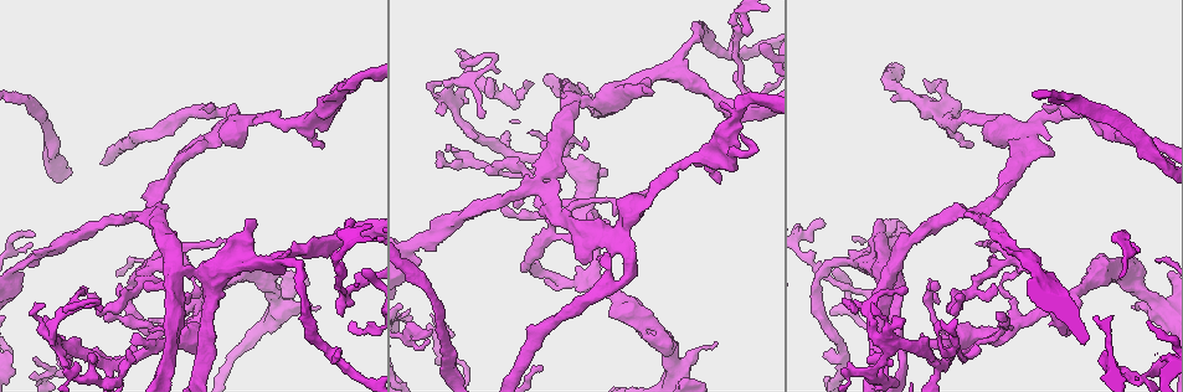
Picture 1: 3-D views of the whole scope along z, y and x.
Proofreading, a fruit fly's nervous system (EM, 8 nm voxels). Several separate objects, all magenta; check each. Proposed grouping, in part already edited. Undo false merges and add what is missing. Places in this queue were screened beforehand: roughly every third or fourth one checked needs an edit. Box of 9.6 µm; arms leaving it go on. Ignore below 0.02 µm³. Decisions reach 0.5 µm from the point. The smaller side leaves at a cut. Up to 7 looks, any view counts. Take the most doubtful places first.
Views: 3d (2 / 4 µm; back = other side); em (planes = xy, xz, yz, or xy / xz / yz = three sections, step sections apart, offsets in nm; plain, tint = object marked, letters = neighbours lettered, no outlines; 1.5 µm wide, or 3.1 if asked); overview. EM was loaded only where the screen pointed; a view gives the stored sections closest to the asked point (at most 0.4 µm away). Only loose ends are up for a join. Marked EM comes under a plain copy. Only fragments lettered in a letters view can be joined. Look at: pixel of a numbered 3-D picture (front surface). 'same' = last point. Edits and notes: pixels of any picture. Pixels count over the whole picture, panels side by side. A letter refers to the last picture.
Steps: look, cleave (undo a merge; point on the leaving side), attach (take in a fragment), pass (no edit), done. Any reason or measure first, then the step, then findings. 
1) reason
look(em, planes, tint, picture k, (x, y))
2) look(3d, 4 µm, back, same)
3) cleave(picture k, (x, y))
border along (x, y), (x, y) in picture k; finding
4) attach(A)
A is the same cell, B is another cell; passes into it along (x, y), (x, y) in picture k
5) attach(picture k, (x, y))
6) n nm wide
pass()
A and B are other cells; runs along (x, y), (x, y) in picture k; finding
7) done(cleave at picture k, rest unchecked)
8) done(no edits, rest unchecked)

tapers out
look(3d, 4 µm, picture 1, (1053, 156))

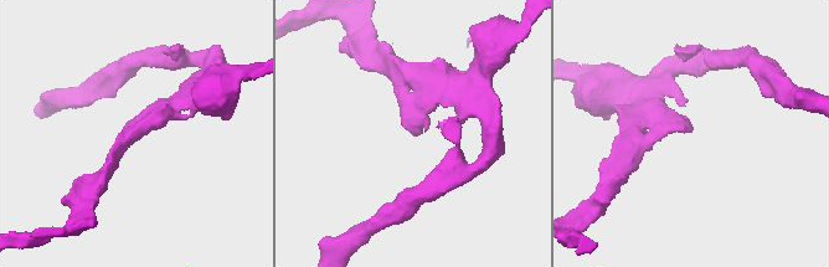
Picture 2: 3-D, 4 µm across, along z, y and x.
look(em, yz, step 8, tint, picture 2, (413, 134))

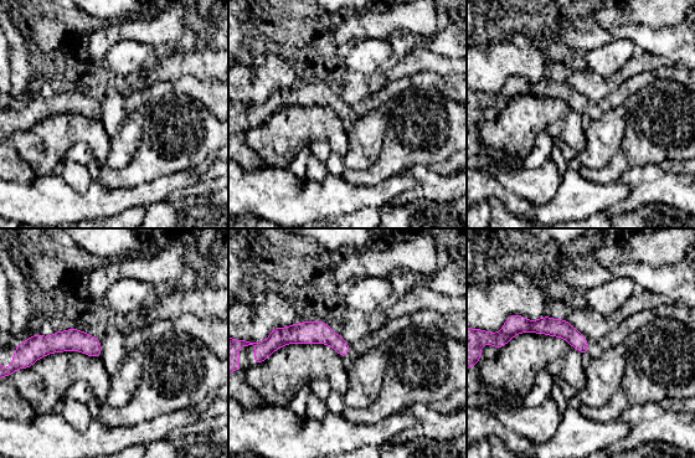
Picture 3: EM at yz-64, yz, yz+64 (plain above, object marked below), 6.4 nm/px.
look(em, planes, letters, same)

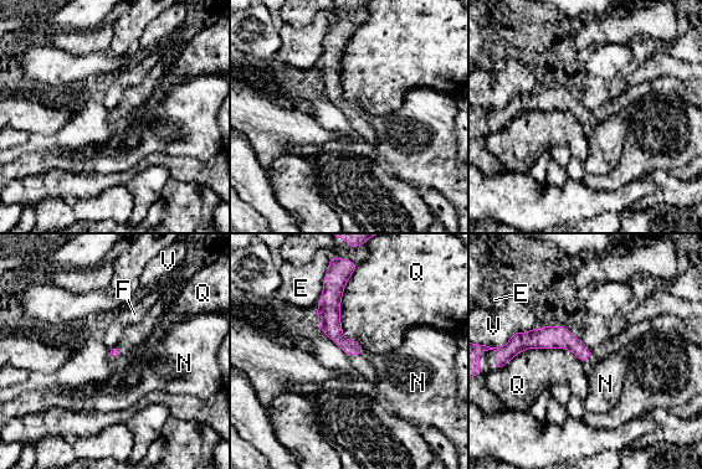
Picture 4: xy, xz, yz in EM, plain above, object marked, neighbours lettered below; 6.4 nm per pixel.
pass()
E, F, N, Q and V are other cells; runs along (343, 278), (332, 328), (352, 352) in picture 4; no lettered fragment goes on from it

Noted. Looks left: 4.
thin neck
look(3d, 2 µm, picture 1, (251, 120))

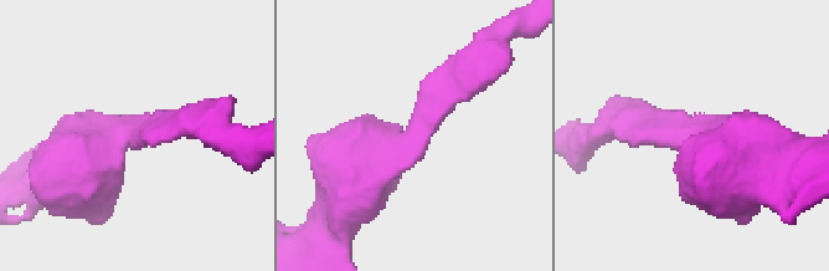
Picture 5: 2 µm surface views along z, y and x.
arms of 220, 240 nm; shape alone is not enough
look(em, planes, tint, picture 5, (411, 129))

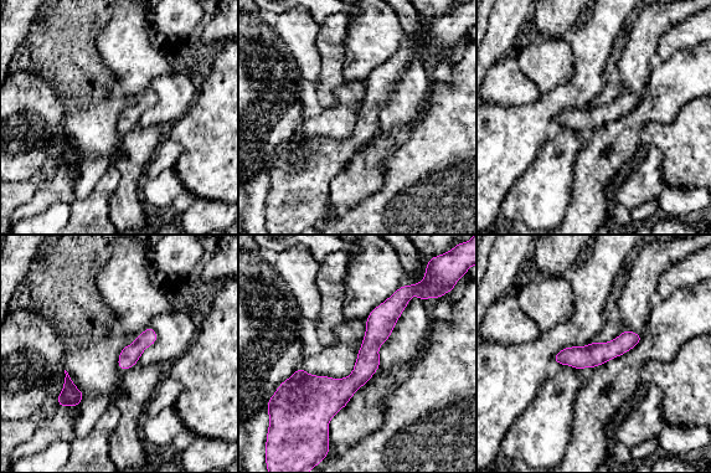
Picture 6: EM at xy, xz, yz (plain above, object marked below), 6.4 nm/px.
look(em, planes, letters, same)

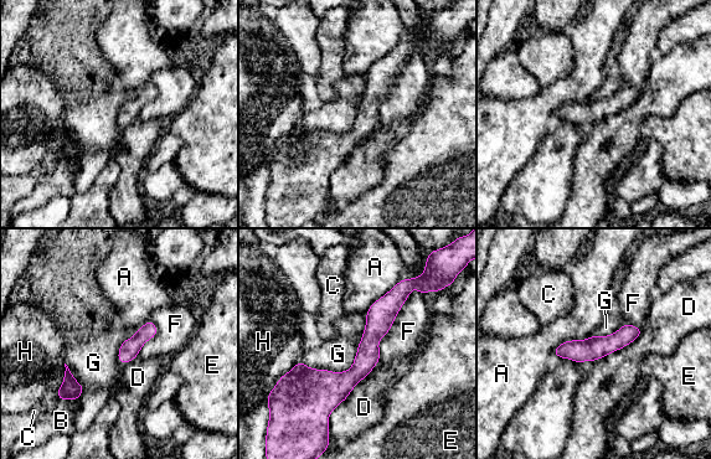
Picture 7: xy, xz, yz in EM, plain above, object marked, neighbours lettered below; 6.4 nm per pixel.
130 nm wide
pass()
A, B, C, D, E, F, G and H are other cells; border along (366, 314), (349, 369), (300, 360) in picture 7; all the same neuron

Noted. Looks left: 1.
done(no edits, rest unchecked)

